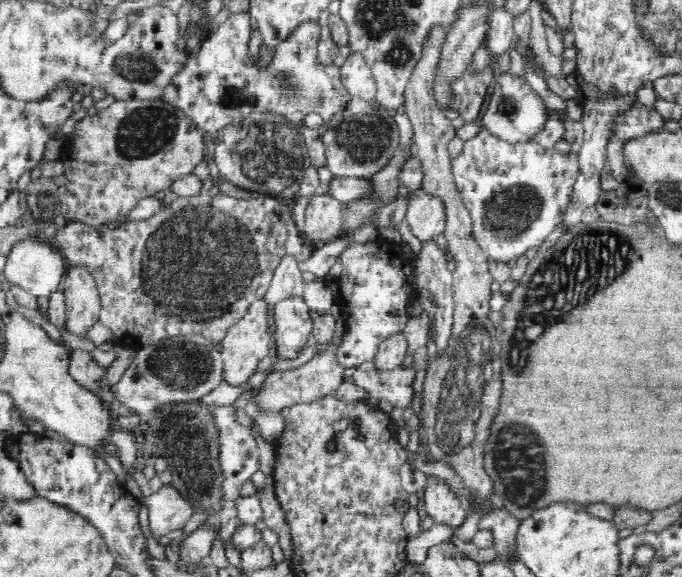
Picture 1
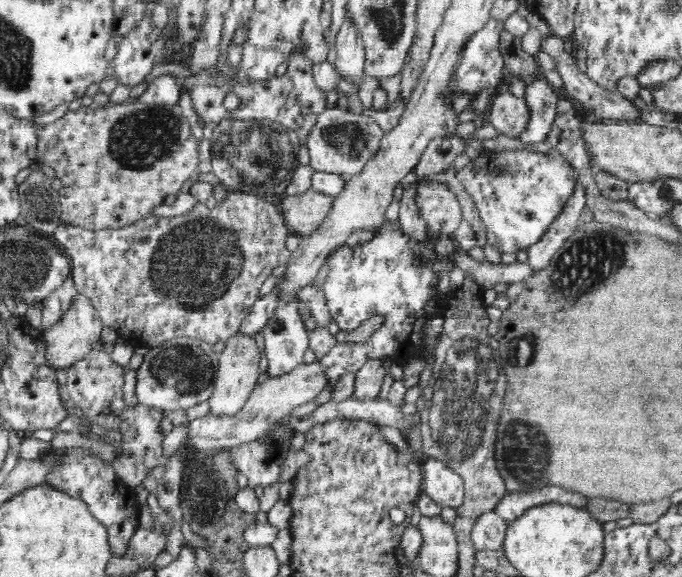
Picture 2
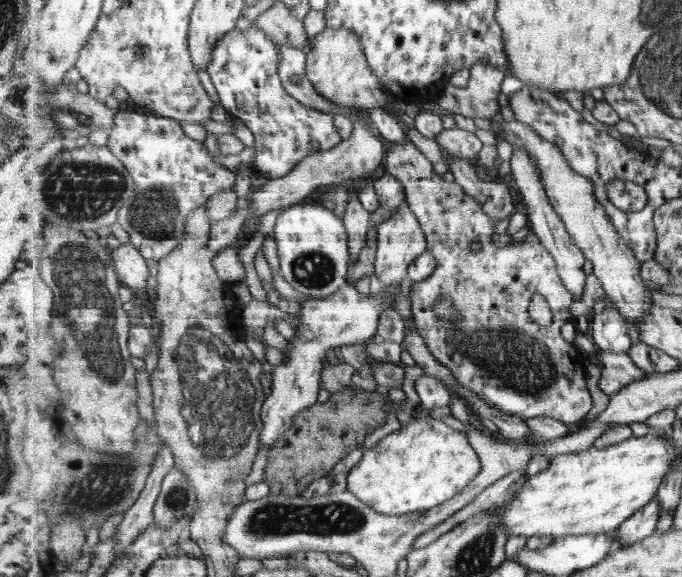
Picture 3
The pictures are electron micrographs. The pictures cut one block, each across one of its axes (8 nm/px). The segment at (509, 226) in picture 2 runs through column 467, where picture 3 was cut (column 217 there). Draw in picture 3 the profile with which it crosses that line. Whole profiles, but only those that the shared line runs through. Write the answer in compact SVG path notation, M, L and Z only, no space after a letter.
M120 112L116 114L115 126L113 126L113 129L110 131L108 148L115 154L118 160L124 163L124 166L129 170L131 176L133 176L136 187L135 195L131 198L126 207L120 211L118 224L123 231L128 233L129 240L141 251L141 254L143 254L143 257L147 260L156 260L159 262L177 250L177 248L181 246L181 239L185 239L184 225L187 224L188 217L192 215L192 212L195 212L197 208L205 204L206 200L211 198L213 194L226 191L233 192L235 188L235 174L233 174L231 170L227 170L227 168L215 164L215 162L211 160L211 156L207 154L208 151L204 148L202 143L197 142L197 140L191 140L189 136L185 136L185 132L183 132L183 128L181 128L181 123L181 121L175 119L159 117L157 114L146 115L145 113L139 114L137 112Z

